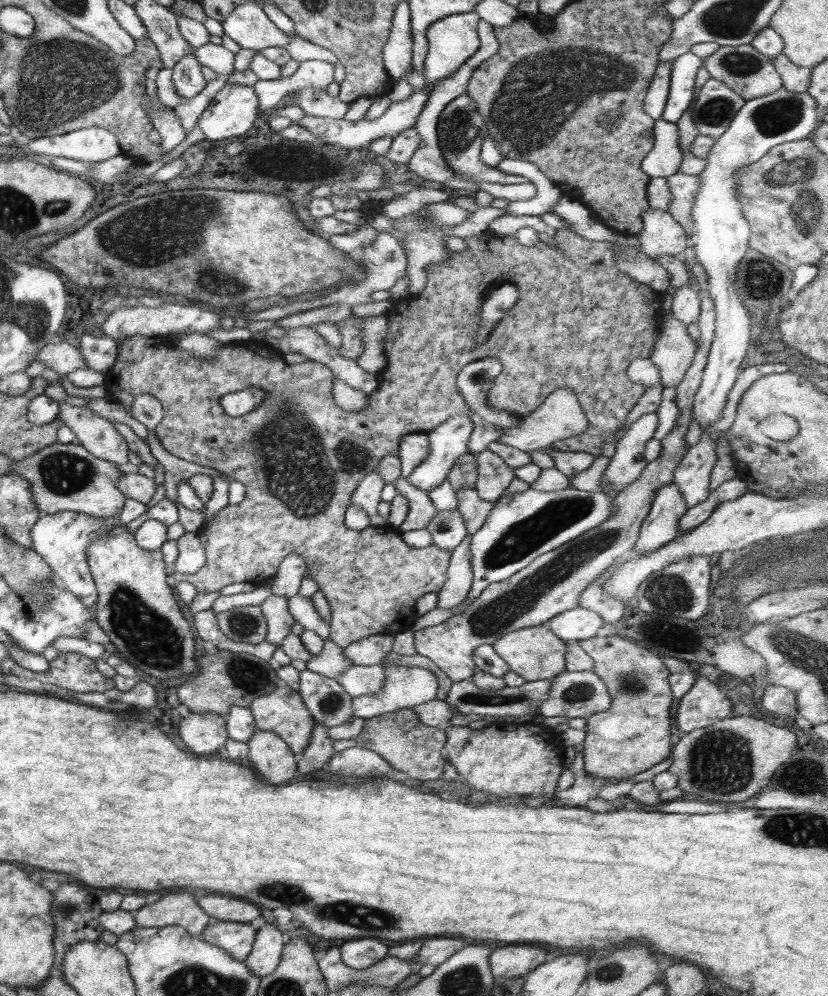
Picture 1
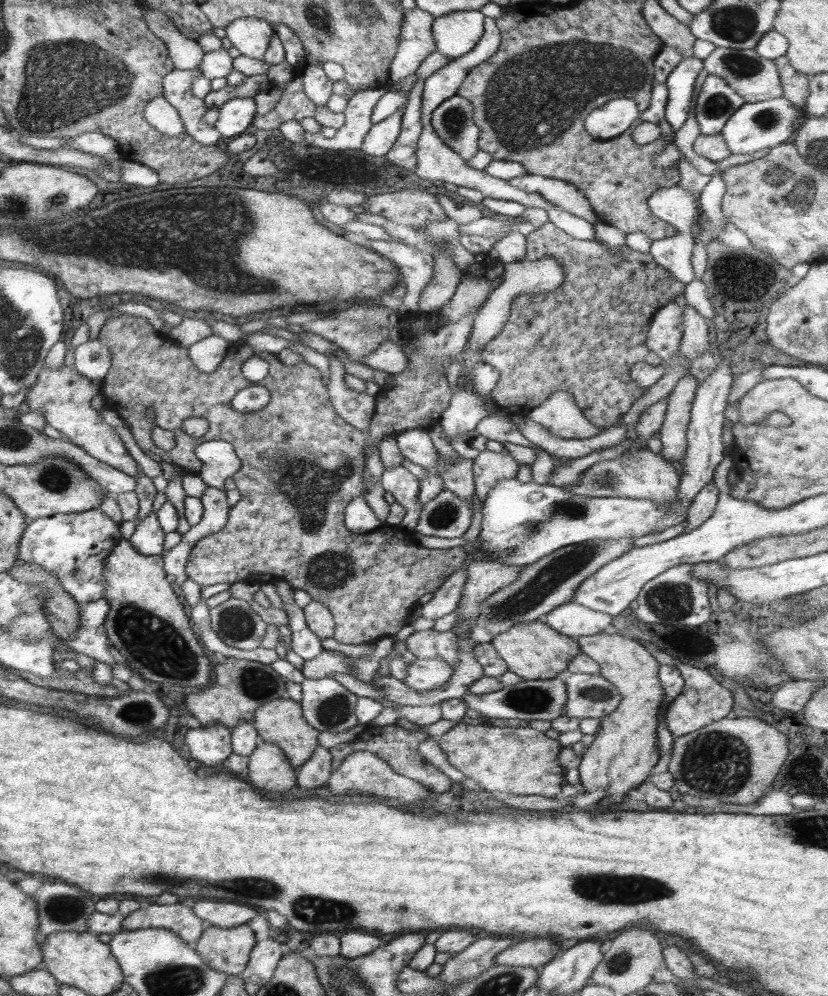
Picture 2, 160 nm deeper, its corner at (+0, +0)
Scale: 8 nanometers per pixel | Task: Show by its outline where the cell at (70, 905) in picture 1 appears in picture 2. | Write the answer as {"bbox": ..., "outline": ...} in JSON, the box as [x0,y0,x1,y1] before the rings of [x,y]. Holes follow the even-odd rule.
{"bbox":[32,882,96,940],"outline":[[[64,882],[42,884],[32,894],[38,905],[40,940],[55,932],[88,931],[86,921],[96,911],[94,898],[91,893]]]}

